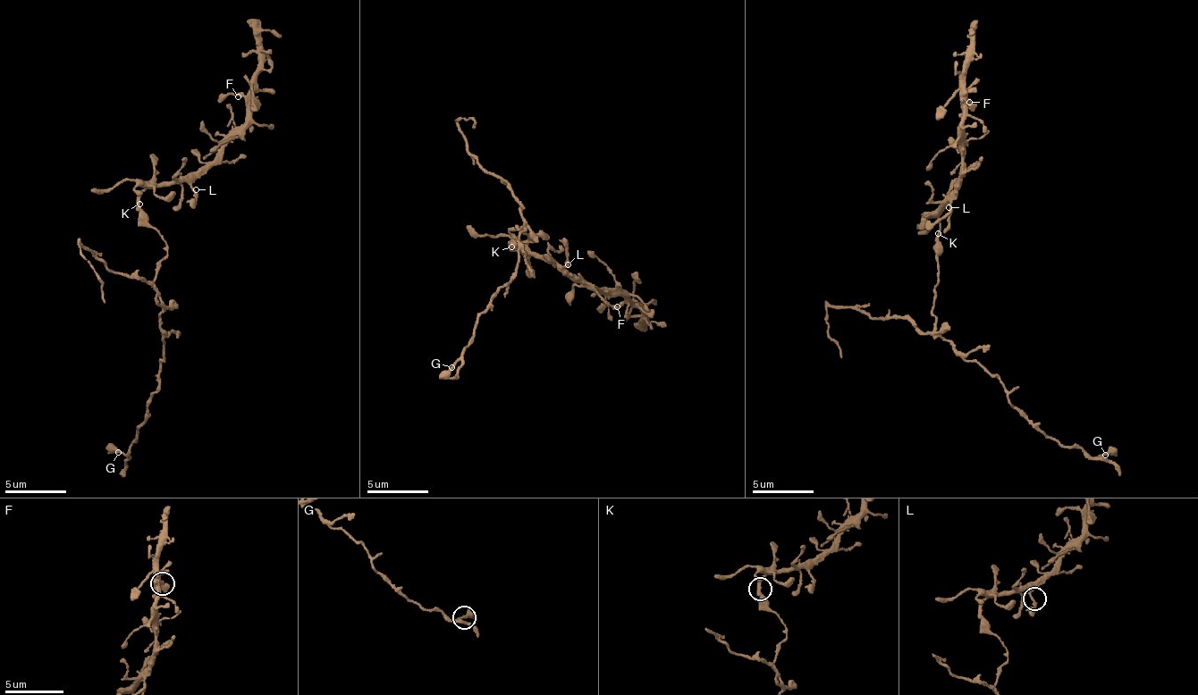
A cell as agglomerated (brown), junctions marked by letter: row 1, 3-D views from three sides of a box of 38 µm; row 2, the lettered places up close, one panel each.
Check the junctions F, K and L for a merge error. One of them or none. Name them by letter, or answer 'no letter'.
K

